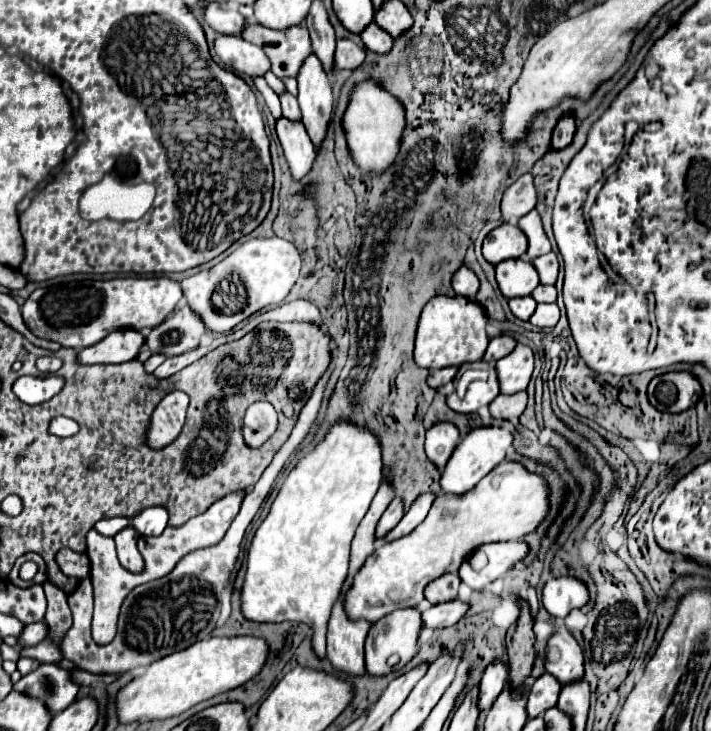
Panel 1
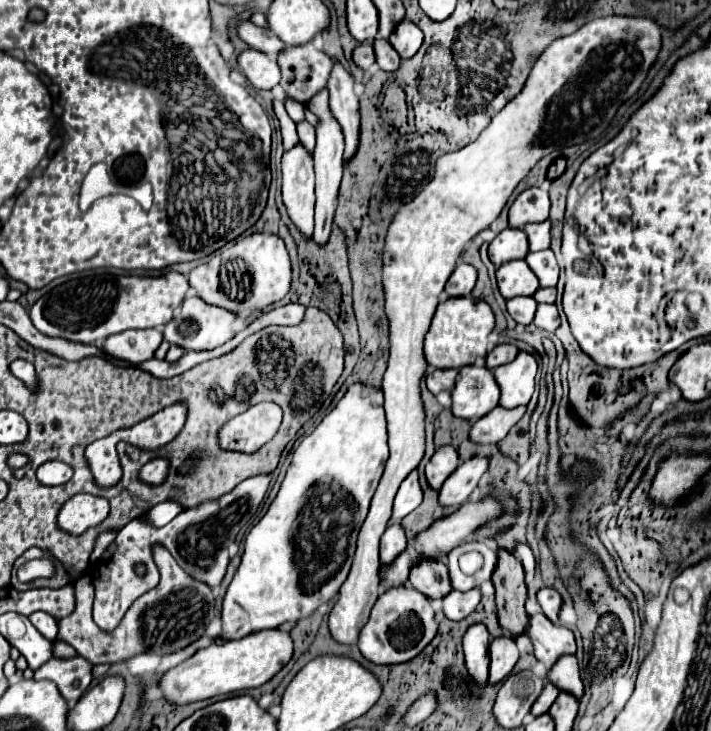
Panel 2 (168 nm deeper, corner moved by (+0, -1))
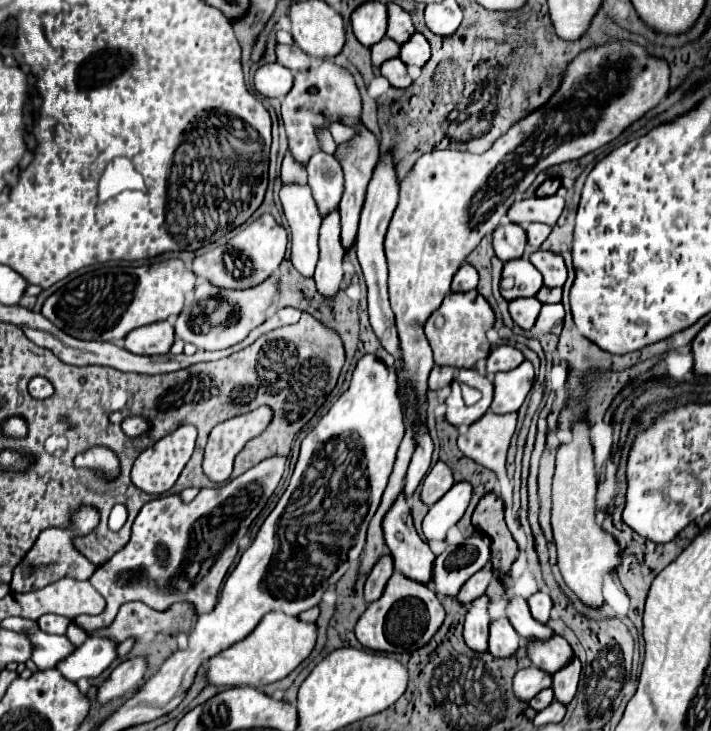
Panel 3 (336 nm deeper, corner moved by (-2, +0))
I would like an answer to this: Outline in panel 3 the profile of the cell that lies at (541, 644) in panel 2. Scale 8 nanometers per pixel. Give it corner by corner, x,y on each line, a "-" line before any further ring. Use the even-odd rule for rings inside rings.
515,596
515,598
509,600
509,604
507,604
507,618
513,624
513,628
519,632
519,636
523,636
525,640
545,642
545,640
555,636
555,632
549,626
537,622
531,616
527,600
521,598
521,596

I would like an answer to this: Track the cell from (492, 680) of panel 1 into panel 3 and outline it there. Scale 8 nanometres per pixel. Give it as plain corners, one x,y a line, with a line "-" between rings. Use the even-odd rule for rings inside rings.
507,618
491,622
489,630
489,652
495,658
511,658
519,648
519,634

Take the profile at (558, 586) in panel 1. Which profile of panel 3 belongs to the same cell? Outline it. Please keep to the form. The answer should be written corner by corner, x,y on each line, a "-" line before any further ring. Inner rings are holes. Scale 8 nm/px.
537,592
537,594
533,594
529,598
529,608
531,608
531,614
535,616
535,620
539,620
541,624
547,624
551,608
553,608
553,602
551,602
549,594

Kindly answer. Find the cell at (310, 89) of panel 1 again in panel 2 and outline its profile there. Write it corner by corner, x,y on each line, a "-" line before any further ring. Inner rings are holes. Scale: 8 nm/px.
323,89
319,95
313,97
313,101
309,101
307,105
309,111
313,111
319,117
319,127
317,131
317,145
315,145
315,175
317,175
317,185
315,185
315,193
317,193
317,205
315,205
315,233
313,233
313,241
317,241
317,245
325,245
329,241
331,229
333,229
333,217
335,217
335,209
337,209
337,195
339,195
339,185
341,185
341,173
343,173
343,133
341,127
337,125
337,121
333,119
331,111
329,111
329,93
327,89

